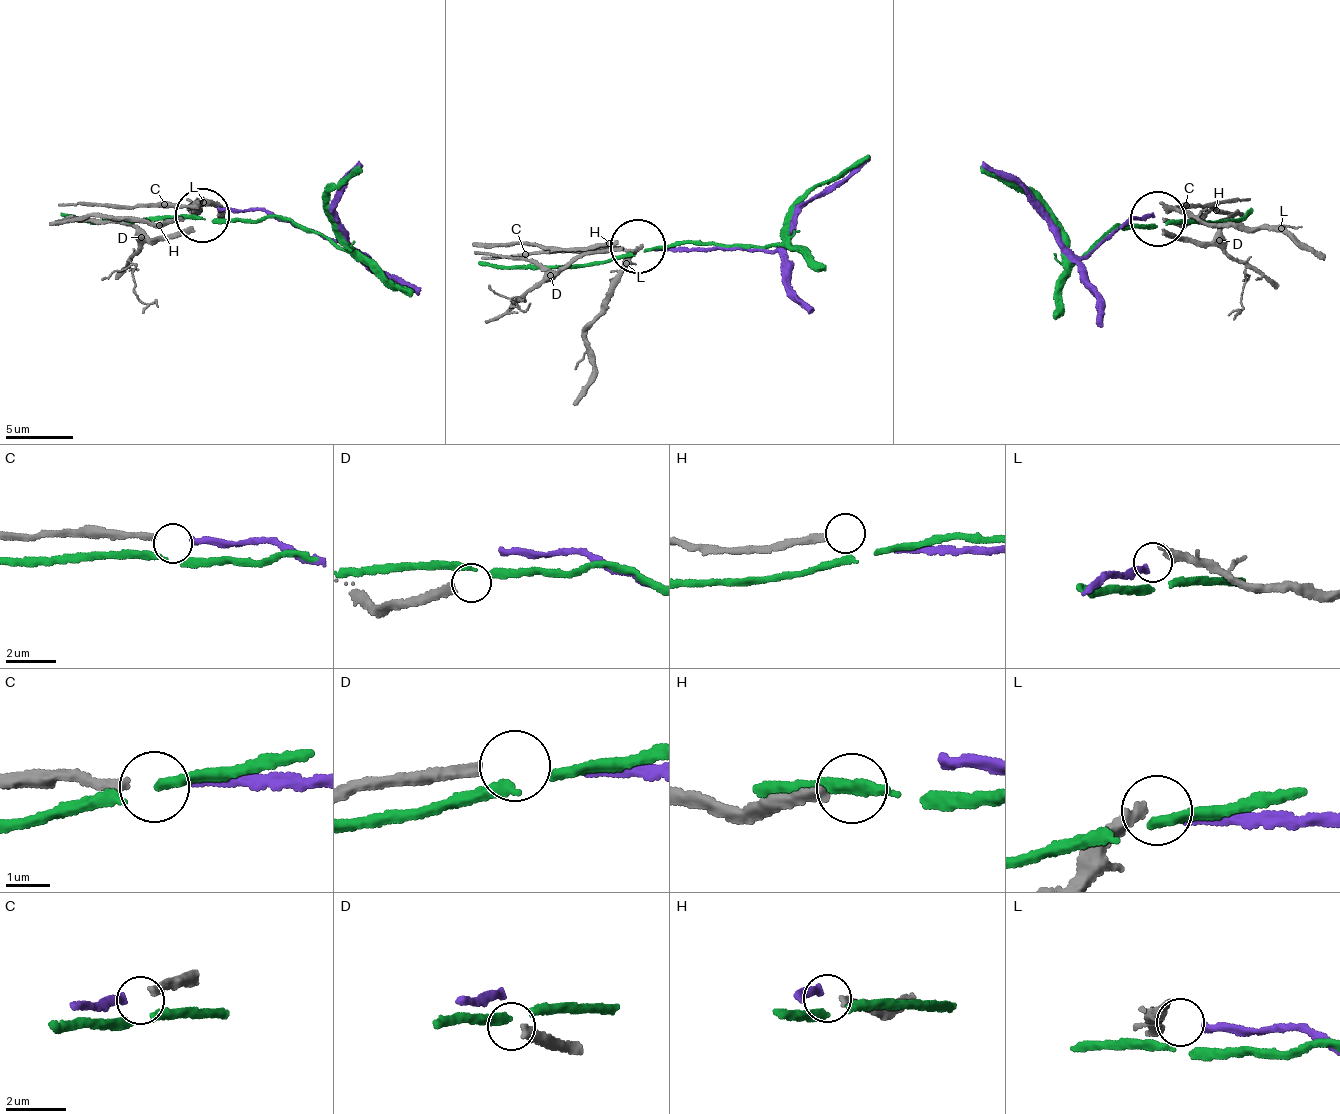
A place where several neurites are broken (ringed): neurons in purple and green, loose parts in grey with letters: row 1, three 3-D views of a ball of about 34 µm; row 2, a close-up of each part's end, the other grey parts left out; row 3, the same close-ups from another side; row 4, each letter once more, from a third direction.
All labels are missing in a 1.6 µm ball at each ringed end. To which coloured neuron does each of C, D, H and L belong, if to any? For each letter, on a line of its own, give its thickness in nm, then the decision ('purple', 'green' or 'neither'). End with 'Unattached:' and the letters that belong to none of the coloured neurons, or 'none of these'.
C: 240 nm thick; purple
D: 280 nm thick; neither
H: 260 nm thick; neither
L: 320 nm thick; neither
Unattached: D, H, L

